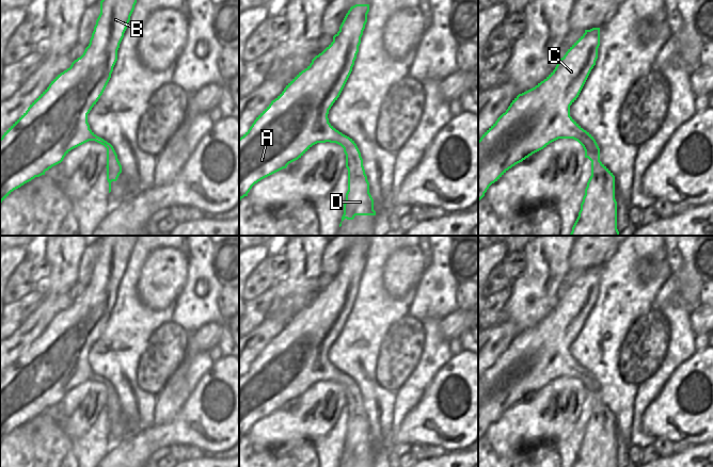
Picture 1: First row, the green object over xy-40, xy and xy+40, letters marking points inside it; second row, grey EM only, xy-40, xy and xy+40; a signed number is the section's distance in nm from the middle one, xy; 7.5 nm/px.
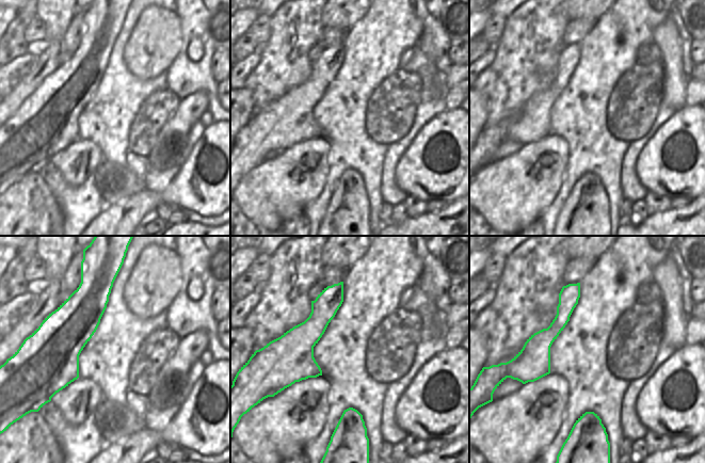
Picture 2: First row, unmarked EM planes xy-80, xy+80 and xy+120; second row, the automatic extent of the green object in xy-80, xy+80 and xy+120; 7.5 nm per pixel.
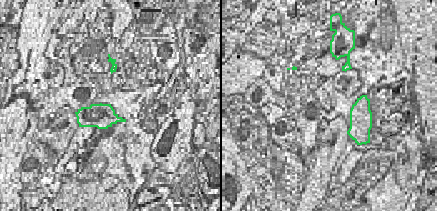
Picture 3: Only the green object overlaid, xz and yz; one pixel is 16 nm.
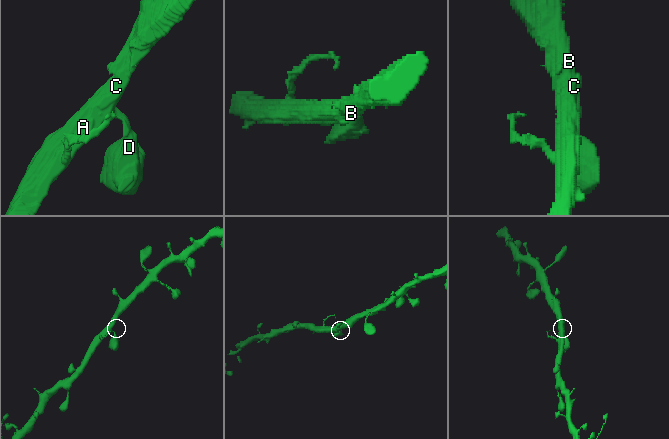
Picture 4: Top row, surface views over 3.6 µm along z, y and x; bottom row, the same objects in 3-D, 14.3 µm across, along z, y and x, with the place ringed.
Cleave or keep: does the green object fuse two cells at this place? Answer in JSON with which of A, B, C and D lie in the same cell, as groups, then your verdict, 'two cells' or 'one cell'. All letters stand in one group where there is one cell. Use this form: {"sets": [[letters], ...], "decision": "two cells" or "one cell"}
{"sets": [["A", "B", "C", "D"]], "decision": "one cell"}

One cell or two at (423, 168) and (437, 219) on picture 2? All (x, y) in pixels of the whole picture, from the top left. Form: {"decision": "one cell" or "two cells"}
{"decision": "two cells"}

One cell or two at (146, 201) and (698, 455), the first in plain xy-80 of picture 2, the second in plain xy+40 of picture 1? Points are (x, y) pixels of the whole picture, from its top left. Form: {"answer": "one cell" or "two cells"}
{"answer": "two cells"}

